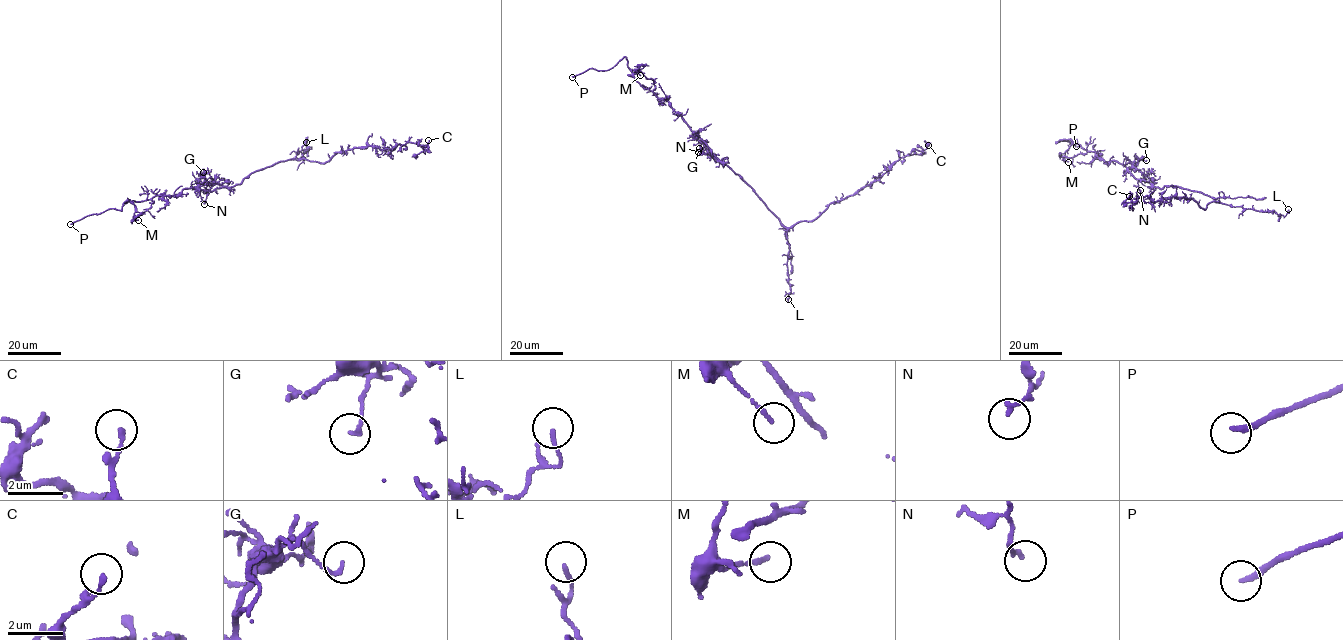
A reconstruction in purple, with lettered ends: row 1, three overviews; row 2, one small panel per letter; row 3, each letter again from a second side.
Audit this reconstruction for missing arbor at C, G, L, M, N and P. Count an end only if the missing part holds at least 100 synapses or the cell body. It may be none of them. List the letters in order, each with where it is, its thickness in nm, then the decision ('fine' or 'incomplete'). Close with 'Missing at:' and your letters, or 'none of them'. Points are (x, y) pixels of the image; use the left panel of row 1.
C: place (428, 140); calibre 150 nm; fine
G: place (203, 172); calibre 140 nm; fine
L: place (306, 142); calibre 120 nm; fine
M: place (138, 220); calibre 150 nm; fine
N: place (204, 204); calibre 150 nm; fine
P: place (70, 224); calibre 240 nm; incomplete
Missing at: P

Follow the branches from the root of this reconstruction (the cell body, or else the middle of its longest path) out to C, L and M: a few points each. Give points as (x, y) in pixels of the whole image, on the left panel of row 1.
C: (252, 173), (290, 159), (324, 163), (338, 152), (368, 145), (391, 150), (412, 142), (427, 148), (428, 140)
L: (252, 173), (289, 159), (298, 160), (306, 148), (308, 150), (306, 142)
M: (252, 173), (232, 186), (209, 191), (185, 189), (173, 196), (130, 201), (136, 209), (133, 220), (138, 220)

